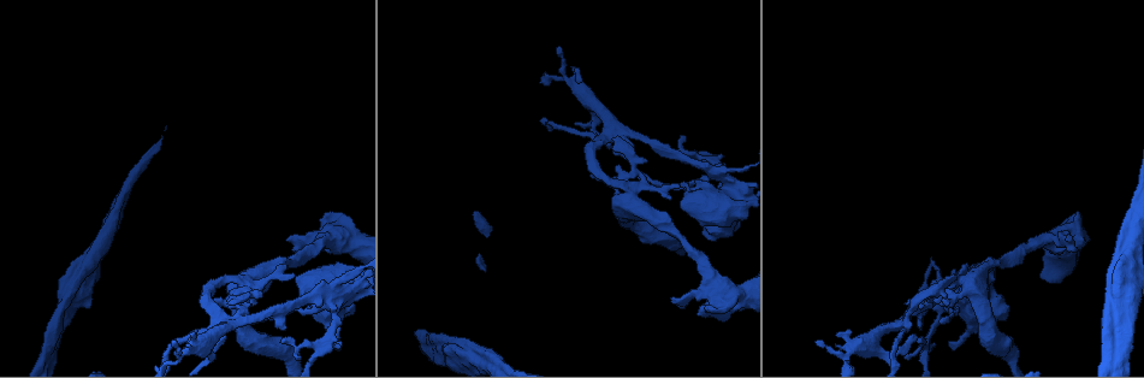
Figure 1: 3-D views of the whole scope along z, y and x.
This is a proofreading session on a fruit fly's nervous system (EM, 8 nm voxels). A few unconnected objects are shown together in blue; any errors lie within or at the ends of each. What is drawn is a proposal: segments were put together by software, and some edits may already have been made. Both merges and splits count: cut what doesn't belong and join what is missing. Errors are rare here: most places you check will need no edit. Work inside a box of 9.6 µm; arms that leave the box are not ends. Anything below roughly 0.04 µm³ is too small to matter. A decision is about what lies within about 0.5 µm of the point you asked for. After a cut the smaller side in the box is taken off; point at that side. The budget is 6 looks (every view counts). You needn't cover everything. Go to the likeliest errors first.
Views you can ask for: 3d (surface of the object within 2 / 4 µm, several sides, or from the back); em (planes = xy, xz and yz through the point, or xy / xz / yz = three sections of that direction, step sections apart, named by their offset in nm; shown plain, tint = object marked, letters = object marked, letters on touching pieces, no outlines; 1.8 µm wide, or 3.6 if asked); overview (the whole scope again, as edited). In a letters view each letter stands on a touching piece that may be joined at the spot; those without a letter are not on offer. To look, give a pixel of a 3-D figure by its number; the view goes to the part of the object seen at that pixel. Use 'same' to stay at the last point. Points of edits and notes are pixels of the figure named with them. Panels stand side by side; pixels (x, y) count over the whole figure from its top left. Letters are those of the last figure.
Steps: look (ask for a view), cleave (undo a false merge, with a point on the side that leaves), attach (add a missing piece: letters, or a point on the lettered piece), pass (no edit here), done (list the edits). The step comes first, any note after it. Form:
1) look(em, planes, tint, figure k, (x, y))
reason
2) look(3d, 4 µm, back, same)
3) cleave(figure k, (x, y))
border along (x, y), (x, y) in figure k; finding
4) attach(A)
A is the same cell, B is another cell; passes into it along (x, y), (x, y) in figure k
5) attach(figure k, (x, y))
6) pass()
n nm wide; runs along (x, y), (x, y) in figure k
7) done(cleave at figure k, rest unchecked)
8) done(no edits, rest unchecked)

look(3d, 2 µm, figure 1, (907, 304))
an open end

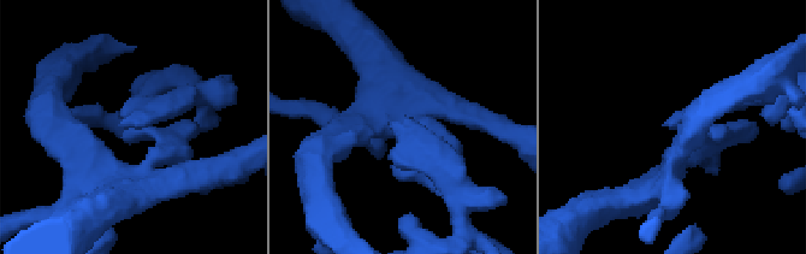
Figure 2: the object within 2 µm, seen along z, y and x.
look(em, planes, letters, figure 2, (669, 126))

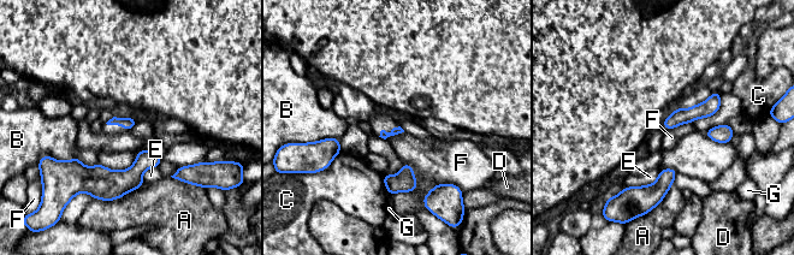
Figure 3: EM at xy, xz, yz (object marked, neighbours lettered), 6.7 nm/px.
pass()
A, B, C, D, E, F and G are other cells; runs along (717, 96), (704, 110), (667, 124) in figure 3; no lettered piece goes on from it

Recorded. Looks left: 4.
look(em, 3.6 µm, planes, letters, figure 1, (1125, 338))
branch point

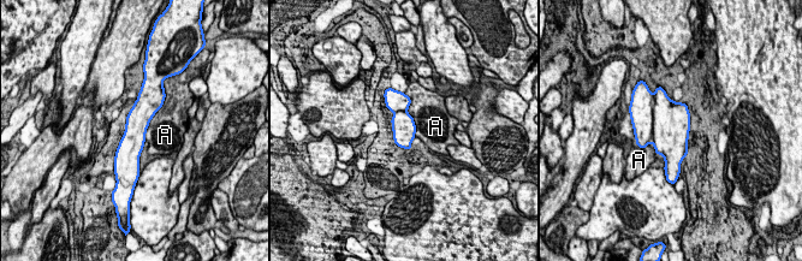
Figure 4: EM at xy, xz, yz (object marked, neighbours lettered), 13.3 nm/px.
pass()
A is another cell; border along (404, 93), (416, 136) in figure 4; continuous, no second neuron

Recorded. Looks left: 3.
look(em, xz, step 8, tint, figure 1, (318, 294))
sudden change in width

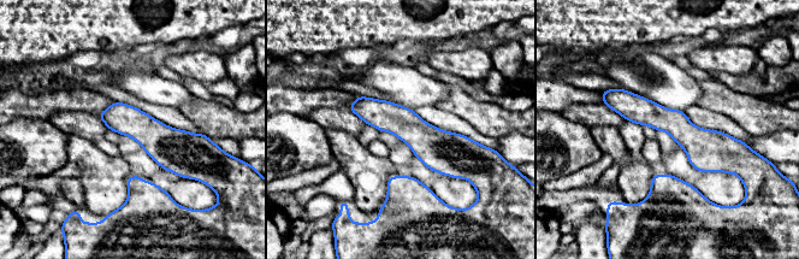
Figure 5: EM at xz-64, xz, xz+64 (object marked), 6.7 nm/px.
look(em, yz, step 16, letters, same)

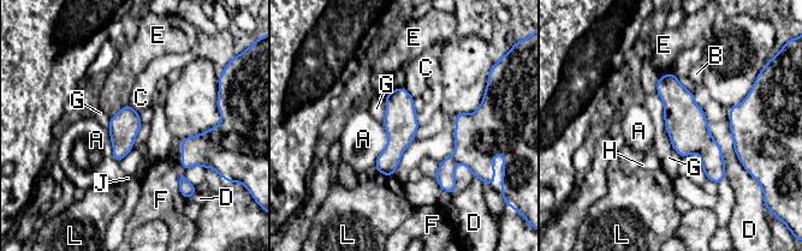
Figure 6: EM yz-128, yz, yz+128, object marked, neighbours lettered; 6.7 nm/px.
pass()
A, B, C, D, E, F, G, H, J and L are other cells; border along (382, 123), (387, 144), (374, 169) in figure 6; one neuron here

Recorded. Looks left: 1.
done(no edits, rest unchecked)

